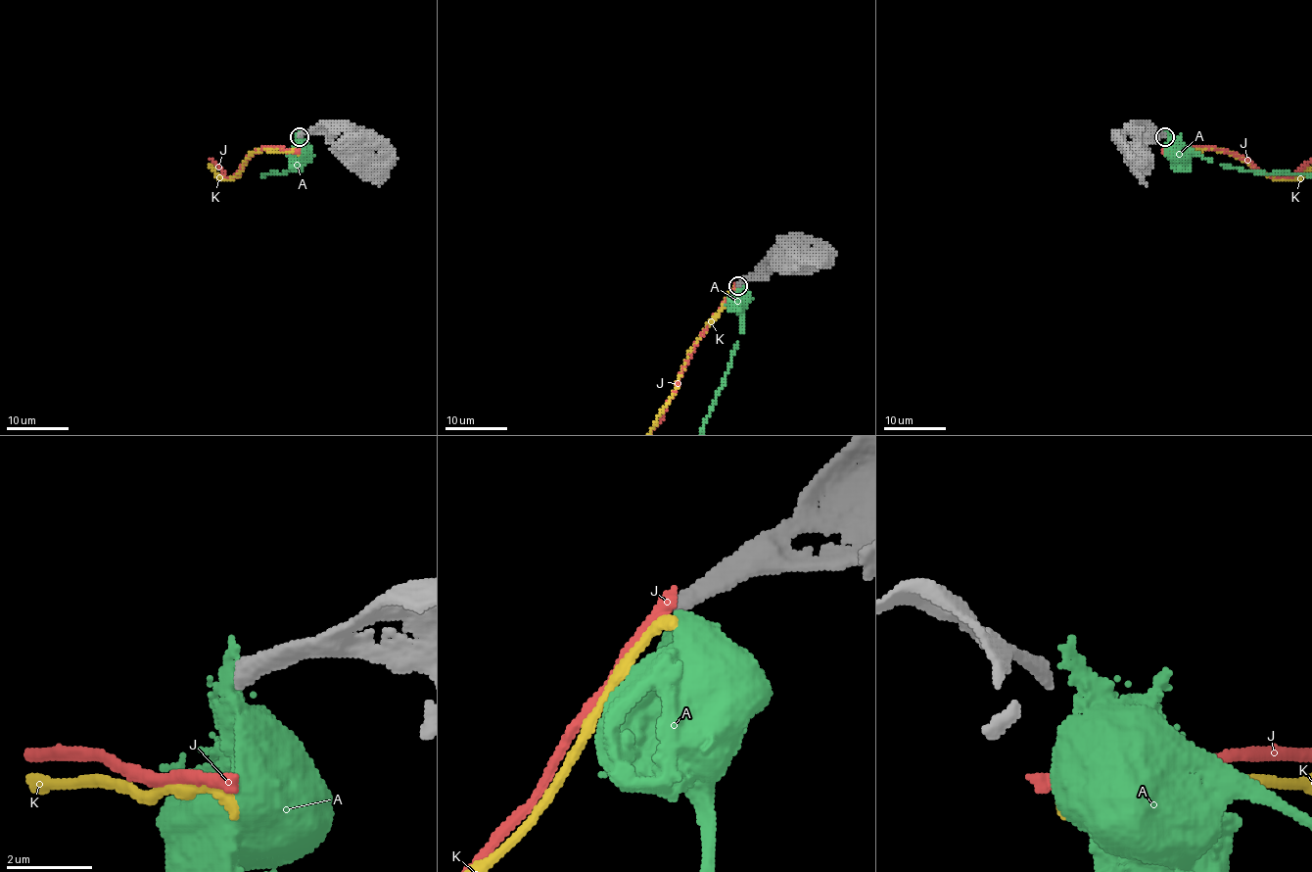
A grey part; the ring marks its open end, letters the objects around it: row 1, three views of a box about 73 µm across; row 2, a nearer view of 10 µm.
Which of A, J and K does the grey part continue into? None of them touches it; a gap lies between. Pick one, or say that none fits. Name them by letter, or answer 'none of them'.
none of them

